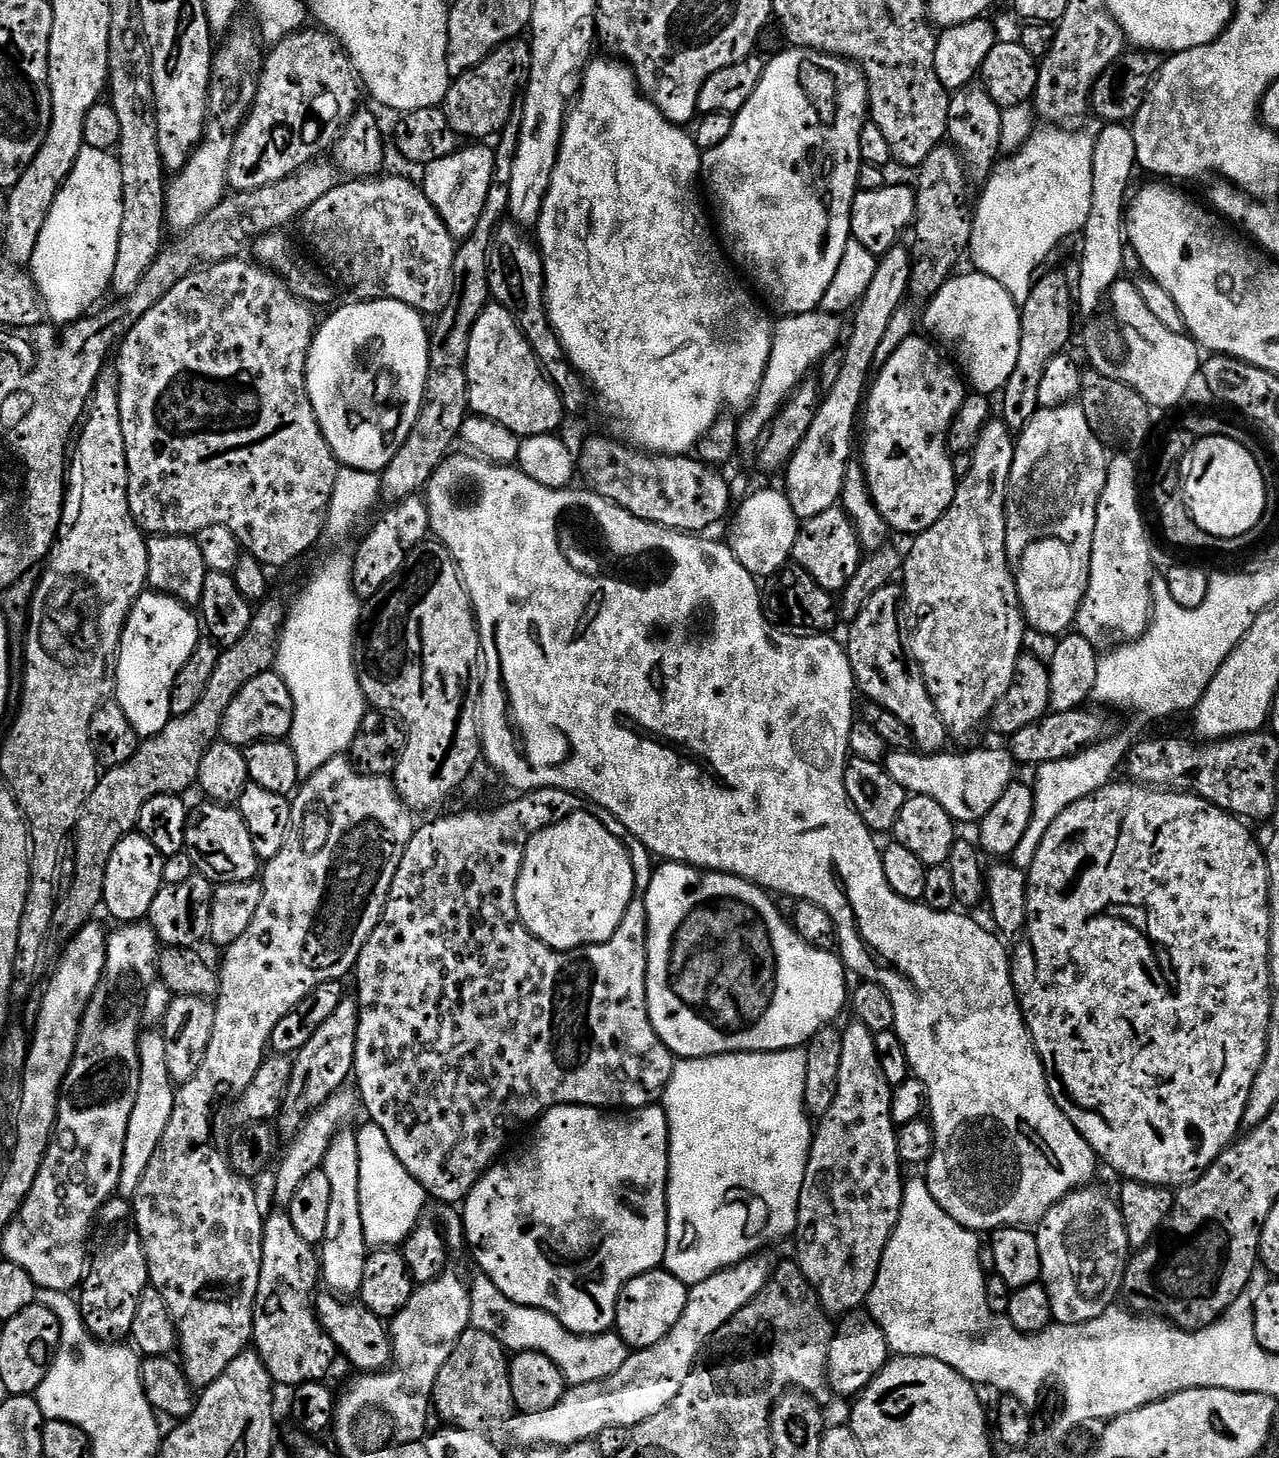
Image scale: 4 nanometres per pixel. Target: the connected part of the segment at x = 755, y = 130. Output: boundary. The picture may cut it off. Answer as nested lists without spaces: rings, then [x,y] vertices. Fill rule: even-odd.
[[[814,48],[787,49],[789,52],[780,52],[773,60],[769,59],[764,66],[762,82],[758,82],[758,90],[750,94],[750,102],[742,106],[742,110],[735,113],[730,130],[730,138],[726,138],[721,145],[705,151],[700,161],[700,170],[706,192],[712,195],[716,203],[716,216],[720,219],[719,231],[722,236],[764,236],[764,272],[754,278],[751,283],[768,295],[767,303],[781,308],[781,313],[797,316],[807,312],[817,311],[823,302],[823,296],[838,271],[838,264],[842,260],[843,251],[852,235],[850,214],[852,203],[858,191],[856,183],[860,180],[860,135],[870,116],[870,103],[868,101],[868,79],[859,63],[853,62],[842,56],[833,56],[831,52],[817,52]]]

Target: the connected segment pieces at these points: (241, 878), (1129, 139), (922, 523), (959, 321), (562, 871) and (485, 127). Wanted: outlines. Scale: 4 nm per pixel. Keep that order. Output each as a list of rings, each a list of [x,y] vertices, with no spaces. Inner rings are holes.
[[[205,802],[191,809],[184,847],[196,863],[195,871],[213,882],[233,884],[255,880],[261,875],[262,861],[254,850],[246,818],[231,803]]]
[[[1111,122],[1105,123],[1103,127],[1101,132],[1095,133],[1092,209],[1090,218],[1086,218],[1086,226],[1082,233],[1084,242],[1078,282],[1076,281],[1076,306],[1082,316],[1092,315],[1100,304],[1103,305],[1103,298],[1123,275],[1124,248],[1126,252],[1126,201],[1130,196],[1128,183],[1132,180],[1132,171],[1137,171],[1138,168],[1131,127]]]
[[[913,334],[906,342],[902,342],[902,346],[898,346],[898,350],[894,350],[894,354],[890,354],[890,362],[886,362],[886,366],[875,373],[862,405],[862,432],[865,432],[862,457],[864,476],[868,479],[872,500],[893,533],[925,532],[934,526],[934,522],[944,517],[956,497],[958,472],[956,476],[956,468],[952,465],[954,456],[948,447],[948,430],[964,404],[966,380],[957,365],[943,354],[945,355],[931,339]],[[880,432],[886,439],[892,440],[892,448],[896,451],[892,456],[892,473],[884,472],[880,465]]]
[[[968,270],[965,276],[960,275],[953,275],[951,280],[944,283],[942,290],[938,290],[938,294],[934,294],[927,301],[925,308],[928,309],[922,312],[922,328],[925,328],[923,331],[933,341],[939,342],[945,349],[952,348],[951,355],[955,363],[962,369],[967,383],[976,387],[973,389],[977,393],[999,393],[1006,386],[1006,382],[1010,382],[1010,374],[1014,374],[1018,366],[1021,309],[1012,299],[1012,295],[998,282],[994,282],[994,278],[975,270]]]
[[[572,812],[569,816],[567,813],[557,824],[541,830],[526,846],[516,887],[518,914],[532,935],[557,952],[606,942],[624,921],[626,910],[636,895],[634,866],[623,839],[588,812]]]
[[[517,38],[499,44],[481,64],[475,64],[469,72],[462,73],[449,83],[442,107],[446,118],[450,118],[450,126],[454,126],[462,138],[495,137],[503,132],[506,122],[517,107],[518,90],[525,87],[531,69],[532,46],[527,39]]]

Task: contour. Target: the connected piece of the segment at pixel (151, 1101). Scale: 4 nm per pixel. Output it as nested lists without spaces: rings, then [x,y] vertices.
[[[145,1031],[140,1038],[140,1077],[138,1078],[138,1098],[134,1098],[134,1112],[127,1127],[126,1148],[123,1150],[122,1174],[119,1176],[117,1195],[121,1199],[133,1199],[145,1176],[150,1159],[161,1144],[162,1134],[166,1132],[173,1116],[177,1085],[166,1064],[166,1038],[163,1031]]]

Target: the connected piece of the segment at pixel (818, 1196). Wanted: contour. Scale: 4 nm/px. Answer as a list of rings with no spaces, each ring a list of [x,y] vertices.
[[[852,1022],[852,1025],[842,1032],[842,1066],[838,1070],[838,1094],[834,1098],[834,1106],[826,1110],[826,1114],[819,1117],[814,1128],[812,1137],[812,1149],[808,1155],[808,1165],[806,1166],[806,1178],[802,1186],[800,1195],[800,1209],[796,1215],[796,1230],[794,1241],[796,1240],[795,1263],[800,1266],[800,1273],[806,1277],[812,1289],[816,1291],[816,1296],[820,1300],[820,1307],[833,1317],[840,1318],[850,1312],[855,1312],[867,1301],[870,1290],[876,1281],[876,1275],[882,1262],[882,1254],[892,1237],[892,1231],[896,1229],[896,1223],[902,1210],[902,1198],[904,1197],[905,1173],[900,1173],[902,1165],[902,1153],[898,1139],[898,1125],[892,1119],[892,1090],[893,1085],[888,1083],[888,1079],[882,1074],[880,1063],[878,1062],[878,1050],[876,1049],[876,1033],[872,1032],[862,1023]]]

